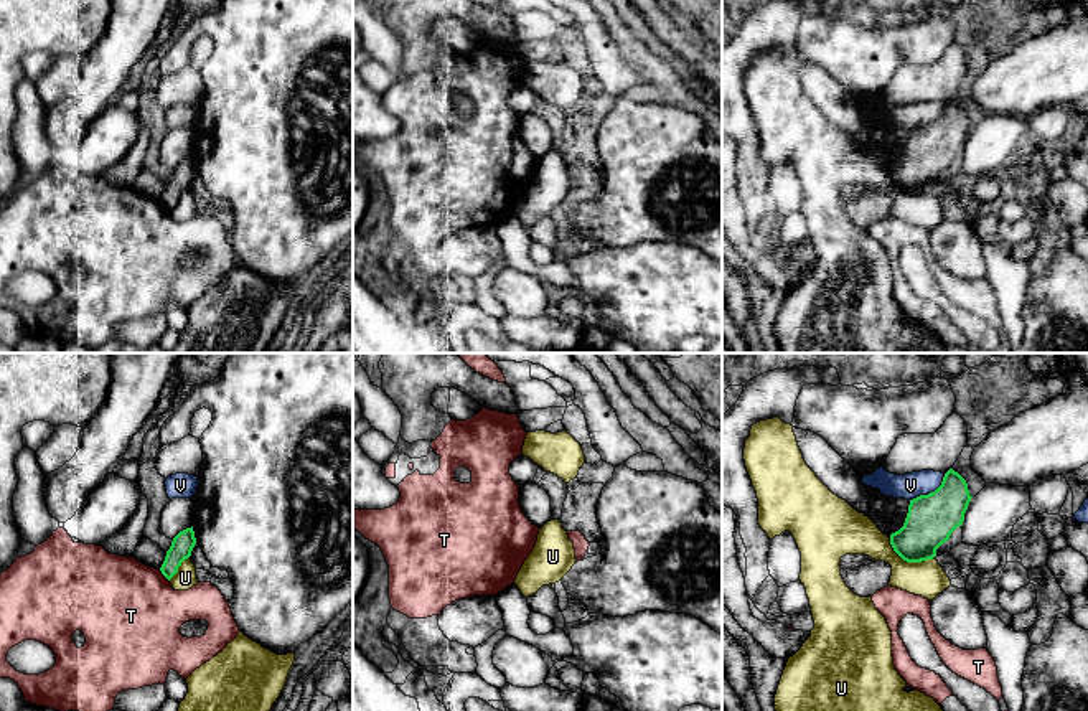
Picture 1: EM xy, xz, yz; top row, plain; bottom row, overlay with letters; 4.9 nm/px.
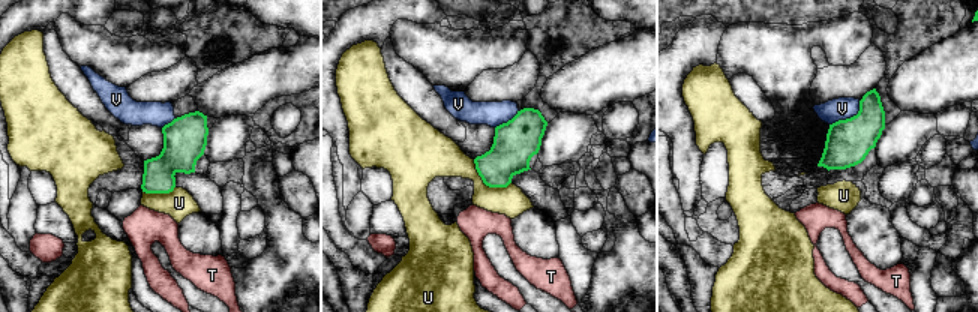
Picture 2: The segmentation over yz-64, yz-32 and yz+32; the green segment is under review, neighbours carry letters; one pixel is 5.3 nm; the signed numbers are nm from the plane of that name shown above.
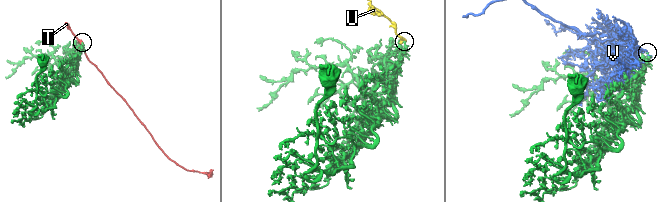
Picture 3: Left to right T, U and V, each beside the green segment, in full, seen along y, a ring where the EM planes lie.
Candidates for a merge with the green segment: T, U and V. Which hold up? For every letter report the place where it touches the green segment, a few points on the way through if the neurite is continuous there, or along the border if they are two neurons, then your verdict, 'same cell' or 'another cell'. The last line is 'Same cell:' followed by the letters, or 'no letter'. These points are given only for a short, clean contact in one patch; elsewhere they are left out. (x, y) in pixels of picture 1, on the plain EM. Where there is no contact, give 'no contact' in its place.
T: contact xy (164, 205); another cell
U: contact yz (907, 192); border yz (889, 169), (889, 174), (904, 190), (932, 190); another cell
V: contact yz (928, 124); another cell
Same cell: no letter

